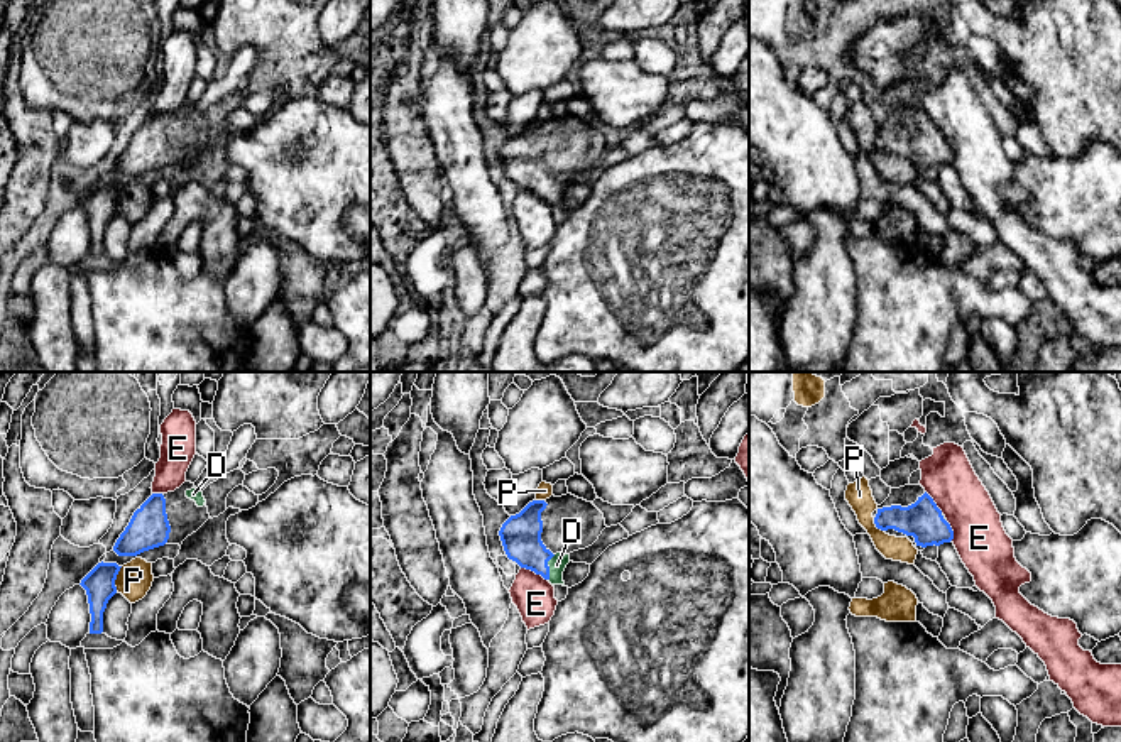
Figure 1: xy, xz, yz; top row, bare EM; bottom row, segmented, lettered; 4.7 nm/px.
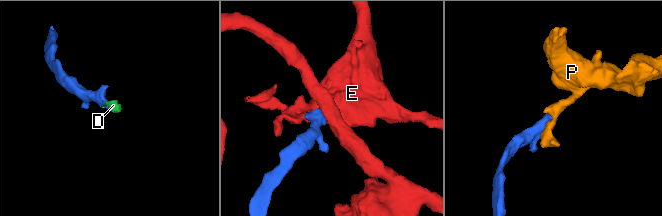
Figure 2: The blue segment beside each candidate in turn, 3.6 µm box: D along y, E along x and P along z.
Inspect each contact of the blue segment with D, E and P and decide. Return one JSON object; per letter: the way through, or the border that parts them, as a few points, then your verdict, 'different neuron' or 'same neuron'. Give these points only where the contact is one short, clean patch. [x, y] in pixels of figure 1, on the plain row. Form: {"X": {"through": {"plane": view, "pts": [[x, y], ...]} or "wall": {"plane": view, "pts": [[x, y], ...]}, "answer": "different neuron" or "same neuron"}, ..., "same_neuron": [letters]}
{"D": {"through": {"plane": "xz", "pts": [[521, 156], [521, 163], [548, 190], [557, 186]]}, "answer": "same neuron"}, "E": {"answer": "different neuron"}, "P": {"answer": "different neuron"}, "same_neuron": ["D"]}

